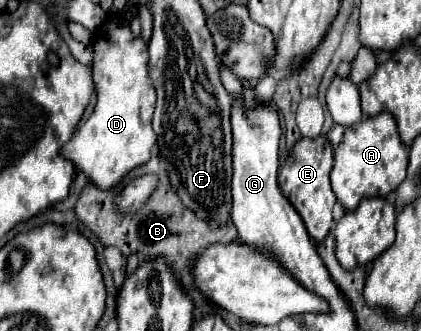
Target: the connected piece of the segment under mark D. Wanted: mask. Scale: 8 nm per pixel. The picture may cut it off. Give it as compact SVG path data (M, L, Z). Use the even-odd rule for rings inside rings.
M109 17L91 39L93 45L93 79L97 85L97 105L91 117L77 127L71 141L63 145L63 155L71 159L77 169L81 169L99 189L111 189L117 185L131 169L149 161L151 147L155 145L155 133L151 129L151 117L155 111L155 89L149 77L149 57L147 43L143 37L133 37L129 29L129 21L123 17Z

